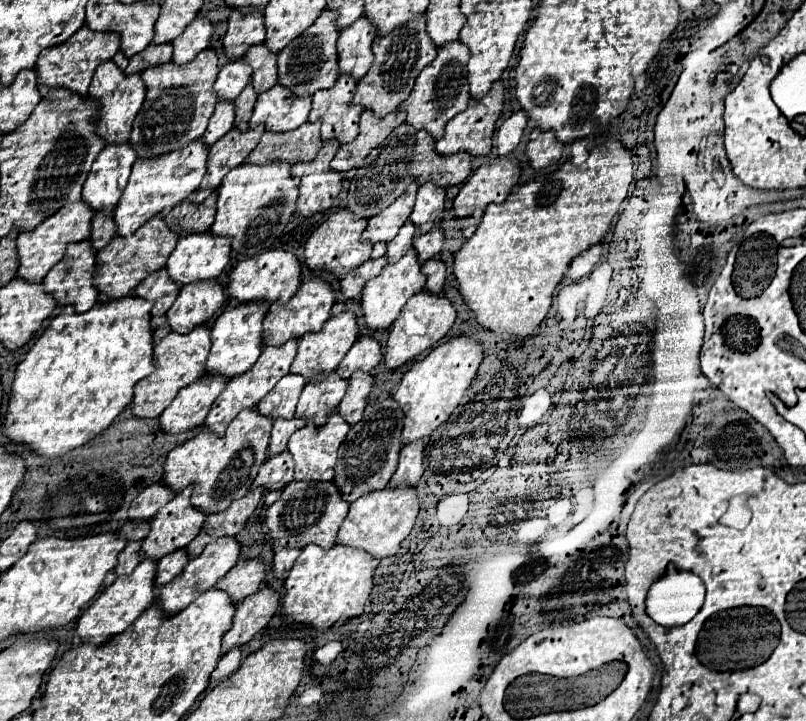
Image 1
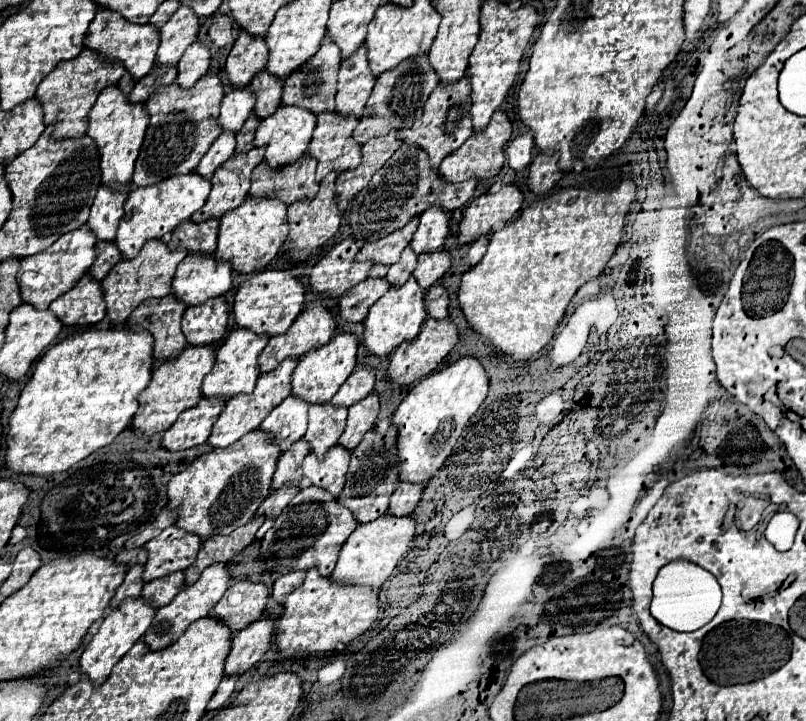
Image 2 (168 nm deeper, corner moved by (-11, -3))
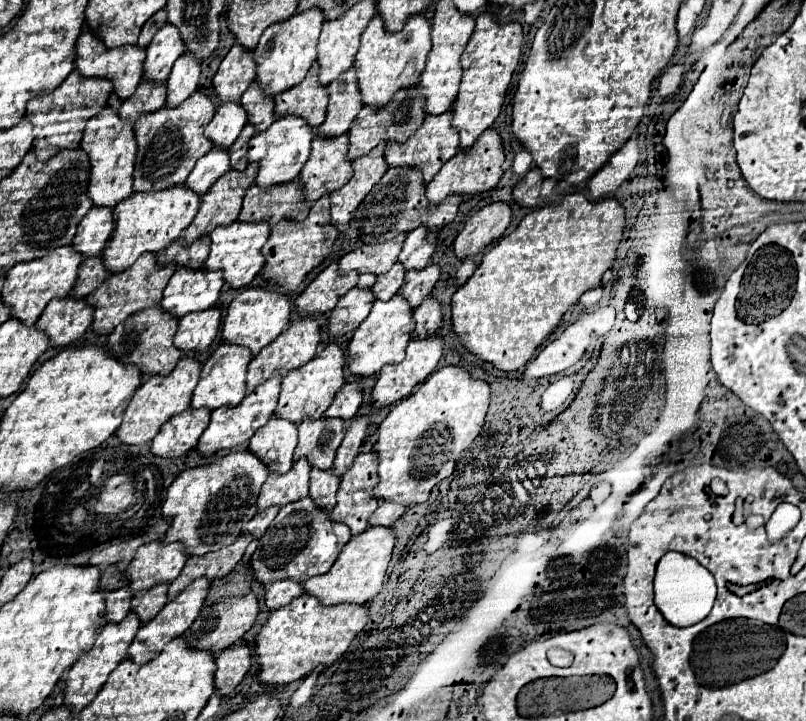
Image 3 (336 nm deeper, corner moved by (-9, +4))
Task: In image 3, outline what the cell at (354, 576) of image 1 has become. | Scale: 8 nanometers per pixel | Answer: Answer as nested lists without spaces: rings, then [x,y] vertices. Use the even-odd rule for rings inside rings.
[[[302,594],[290,602],[290,606],[282,606],[282,610],[270,612],[268,622],[256,636],[256,654],[260,664],[260,680],[264,684],[288,684],[302,676],[308,676],[316,668],[326,668],[334,664],[350,646],[352,638],[366,626],[368,622],[368,606],[354,606],[354,604],[334,604],[334,606],[322,606],[318,598],[312,594]]]

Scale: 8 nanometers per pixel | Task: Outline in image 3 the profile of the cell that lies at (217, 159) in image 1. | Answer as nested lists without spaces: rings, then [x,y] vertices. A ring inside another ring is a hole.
[[[248,162],[246,170],[228,170],[218,182],[202,196],[202,206],[192,224],[184,230],[184,242],[194,242],[198,236],[212,232],[216,226],[230,224],[242,210],[246,188],[254,182],[258,172],[256,162]]]

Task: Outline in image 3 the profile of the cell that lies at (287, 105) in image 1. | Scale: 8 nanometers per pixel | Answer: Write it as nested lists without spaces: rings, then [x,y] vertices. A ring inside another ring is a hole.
[[[282,116],[268,130],[254,134],[254,138],[250,138],[248,162],[260,164],[256,184],[266,188],[272,184],[282,184],[282,182],[294,180],[300,174],[304,162],[308,160],[312,136],[314,136],[312,126],[306,124],[306,120],[302,120],[298,116]]]

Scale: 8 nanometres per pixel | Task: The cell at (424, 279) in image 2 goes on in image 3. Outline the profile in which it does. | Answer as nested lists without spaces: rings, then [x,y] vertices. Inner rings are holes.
[[[430,264],[422,270],[408,270],[400,292],[410,302],[410,306],[416,308],[426,298],[426,294],[432,292],[438,278],[440,278],[440,266],[438,264]]]

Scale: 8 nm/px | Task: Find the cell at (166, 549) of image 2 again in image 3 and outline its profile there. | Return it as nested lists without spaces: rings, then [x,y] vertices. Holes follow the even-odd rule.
[[[158,540],[158,542],[148,542],[148,544],[140,546],[136,550],[134,560],[128,566],[128,580],[130,580],[132,592],[136,594],[136,592],[152,588],[156,584],[172,582],[182,572],[186,560],[188,560],[188,554],[186,554],[186,550],[182,550],[182,542],[170,542],[170,544],[166,544],[164,540]]]

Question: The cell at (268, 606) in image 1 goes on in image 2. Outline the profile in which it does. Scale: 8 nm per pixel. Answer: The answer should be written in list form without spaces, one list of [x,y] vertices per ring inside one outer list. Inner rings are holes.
[[[260,619],[244,633],[236,633],[232,639],[232,649],[226,657],[226,667],[224,675],[242,675],[248,669],[252,669],[262,655],[270,649],[270,639],[274,635],[274,621],[272,619]]]

